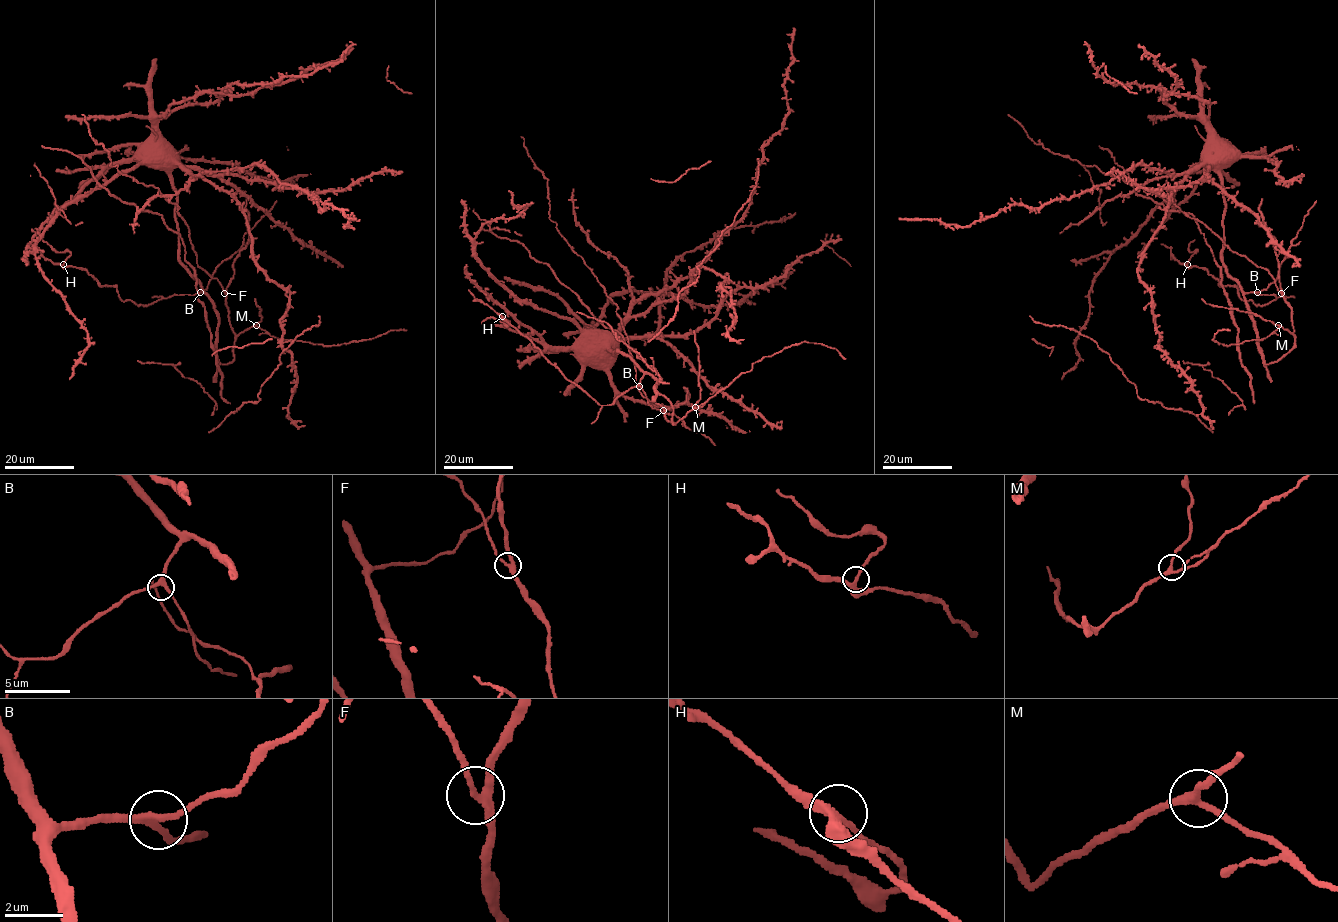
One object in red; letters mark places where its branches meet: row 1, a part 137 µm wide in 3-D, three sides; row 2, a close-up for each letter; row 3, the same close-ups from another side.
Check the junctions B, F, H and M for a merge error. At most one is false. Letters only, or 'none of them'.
none of them

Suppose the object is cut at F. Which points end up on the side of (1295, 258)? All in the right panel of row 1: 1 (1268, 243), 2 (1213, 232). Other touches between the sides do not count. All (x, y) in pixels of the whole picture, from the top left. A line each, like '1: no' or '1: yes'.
1: yes
2: no

